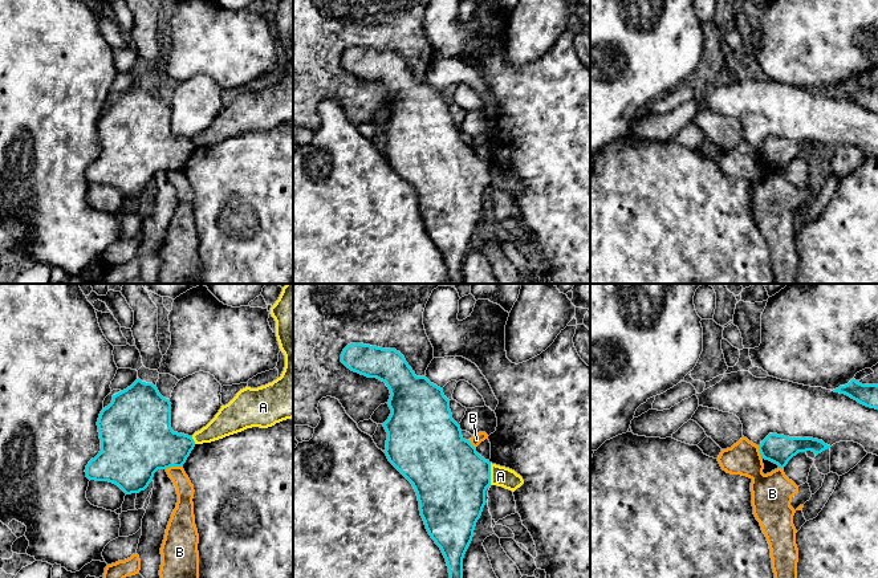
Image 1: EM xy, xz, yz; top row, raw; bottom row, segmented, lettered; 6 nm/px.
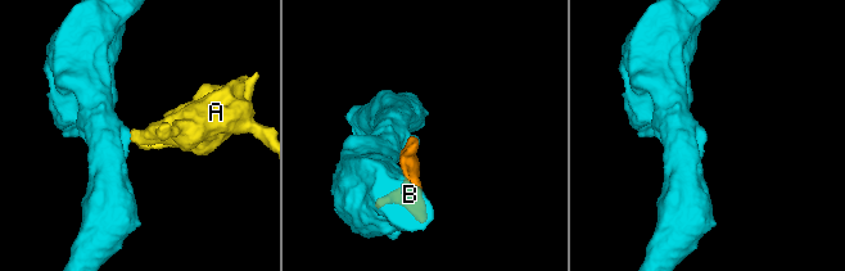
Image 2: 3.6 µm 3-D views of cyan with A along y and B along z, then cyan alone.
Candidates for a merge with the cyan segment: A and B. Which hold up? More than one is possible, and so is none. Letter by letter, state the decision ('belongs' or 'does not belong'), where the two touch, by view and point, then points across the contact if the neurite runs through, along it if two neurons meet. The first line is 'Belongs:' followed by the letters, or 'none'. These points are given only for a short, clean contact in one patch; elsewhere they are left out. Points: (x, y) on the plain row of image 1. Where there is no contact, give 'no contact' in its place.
Belongs: none
A: does not belong; contact xz (490, 176); border xz (490, 166), (491, 187)
B: does not belong; contact xy (173, 169)

